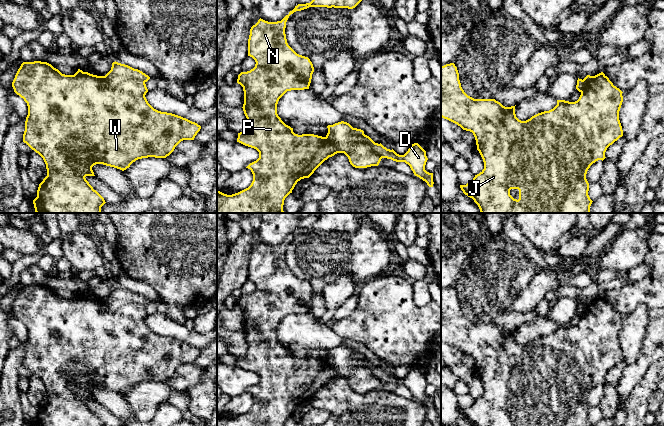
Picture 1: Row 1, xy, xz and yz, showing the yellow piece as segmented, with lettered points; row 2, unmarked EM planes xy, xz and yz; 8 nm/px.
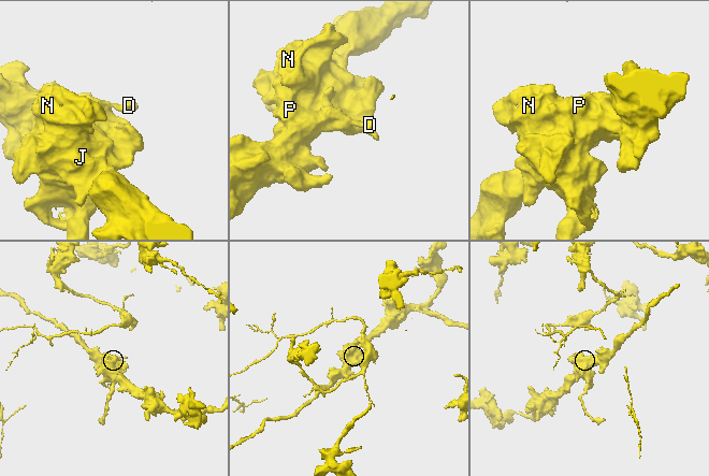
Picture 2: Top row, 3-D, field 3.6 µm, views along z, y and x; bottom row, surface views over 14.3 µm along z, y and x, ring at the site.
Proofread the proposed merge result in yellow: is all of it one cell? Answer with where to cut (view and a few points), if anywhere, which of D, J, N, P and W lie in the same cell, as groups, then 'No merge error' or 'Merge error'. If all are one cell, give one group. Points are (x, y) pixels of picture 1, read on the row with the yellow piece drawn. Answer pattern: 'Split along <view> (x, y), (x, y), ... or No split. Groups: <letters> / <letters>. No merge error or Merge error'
Split along xz (326, 136), (341, 151), (349, 150), (354, 146). Groups: D / J N P W. Merge error

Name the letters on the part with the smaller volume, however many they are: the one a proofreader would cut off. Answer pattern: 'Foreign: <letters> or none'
Foreign: D

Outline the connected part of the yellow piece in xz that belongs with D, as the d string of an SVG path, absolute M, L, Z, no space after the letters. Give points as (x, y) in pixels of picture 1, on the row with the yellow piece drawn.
M367 135L363 136L363 141L369 144L382 158L391 159L396 162L405 162L410 166L415 176L425 181L429 187L433 187L433 173L425 170L428 160L426 151L418 143L412 144L404 155L399 155L393 149L390 150L381 143L375 143Z

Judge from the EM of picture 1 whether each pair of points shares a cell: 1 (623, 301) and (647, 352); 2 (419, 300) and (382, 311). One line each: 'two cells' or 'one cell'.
1: one cell
2: two cells

